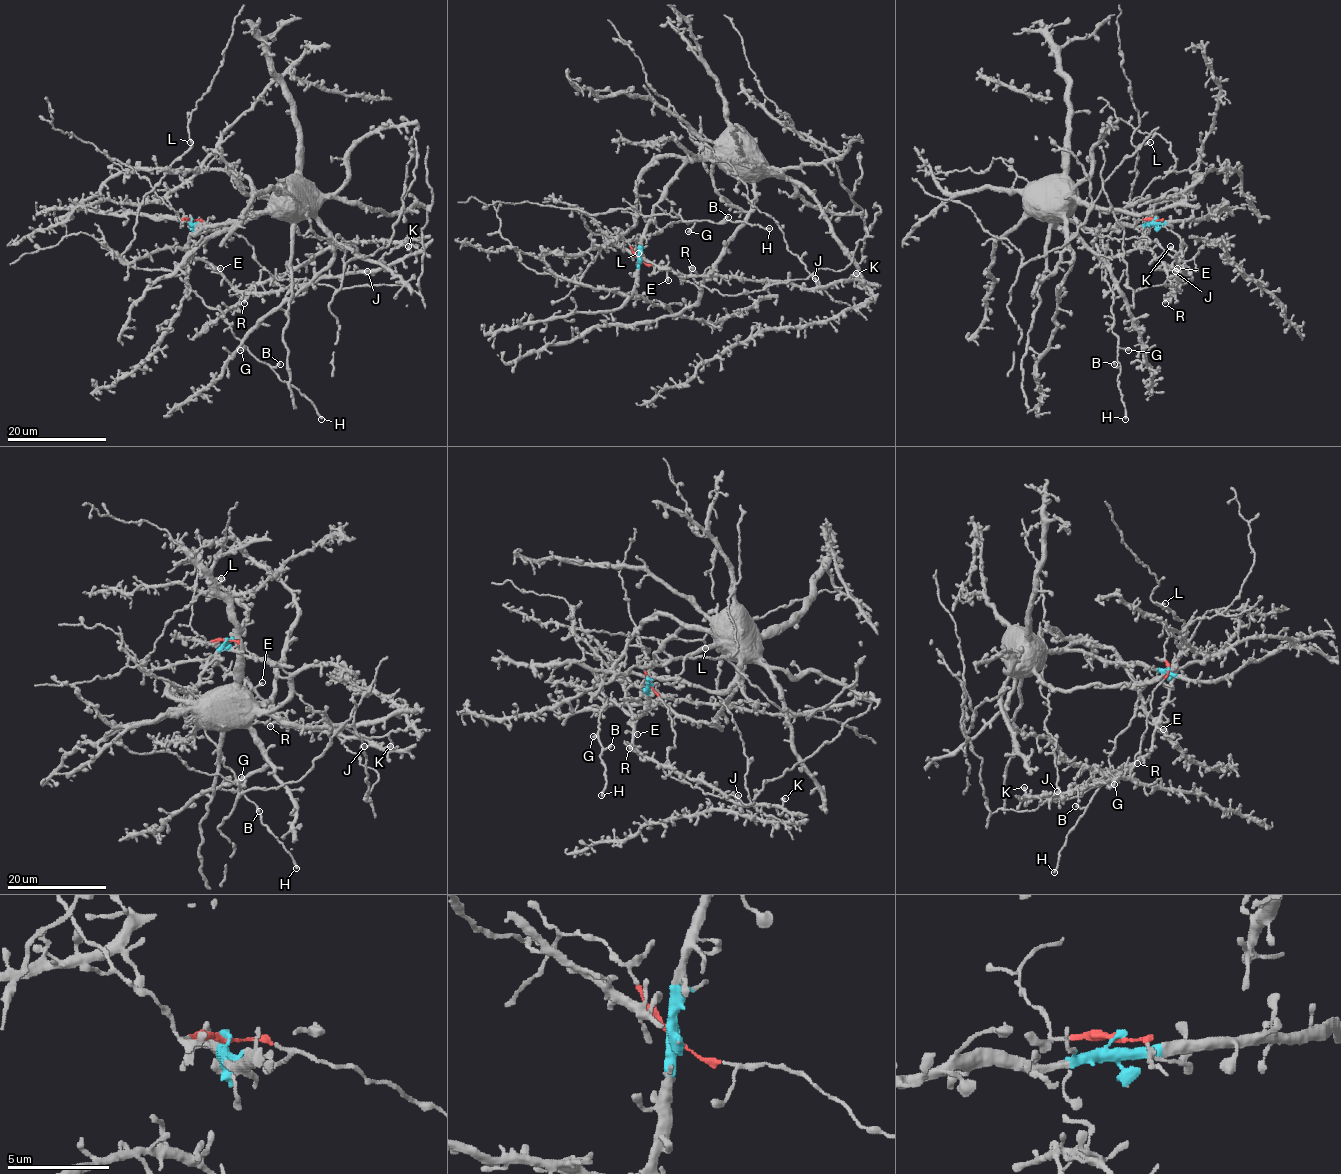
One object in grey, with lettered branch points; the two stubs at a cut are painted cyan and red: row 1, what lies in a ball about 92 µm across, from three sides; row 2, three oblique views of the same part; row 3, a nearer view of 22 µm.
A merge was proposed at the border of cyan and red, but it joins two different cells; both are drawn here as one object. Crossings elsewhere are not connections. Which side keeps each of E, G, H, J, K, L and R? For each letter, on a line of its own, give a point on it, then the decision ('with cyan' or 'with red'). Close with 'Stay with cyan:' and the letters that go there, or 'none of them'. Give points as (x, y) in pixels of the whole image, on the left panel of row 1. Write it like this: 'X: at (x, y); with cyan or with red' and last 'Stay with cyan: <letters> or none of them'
E: at (220, 268); with red
G: at (240, 350); with red
H: at (321, 419); with red
J: at (367, 271); with red
K: at (408, 246); with red
L: at (190, 142); with red
R: at (244, 303); with red
Stay with cyan: none of them

